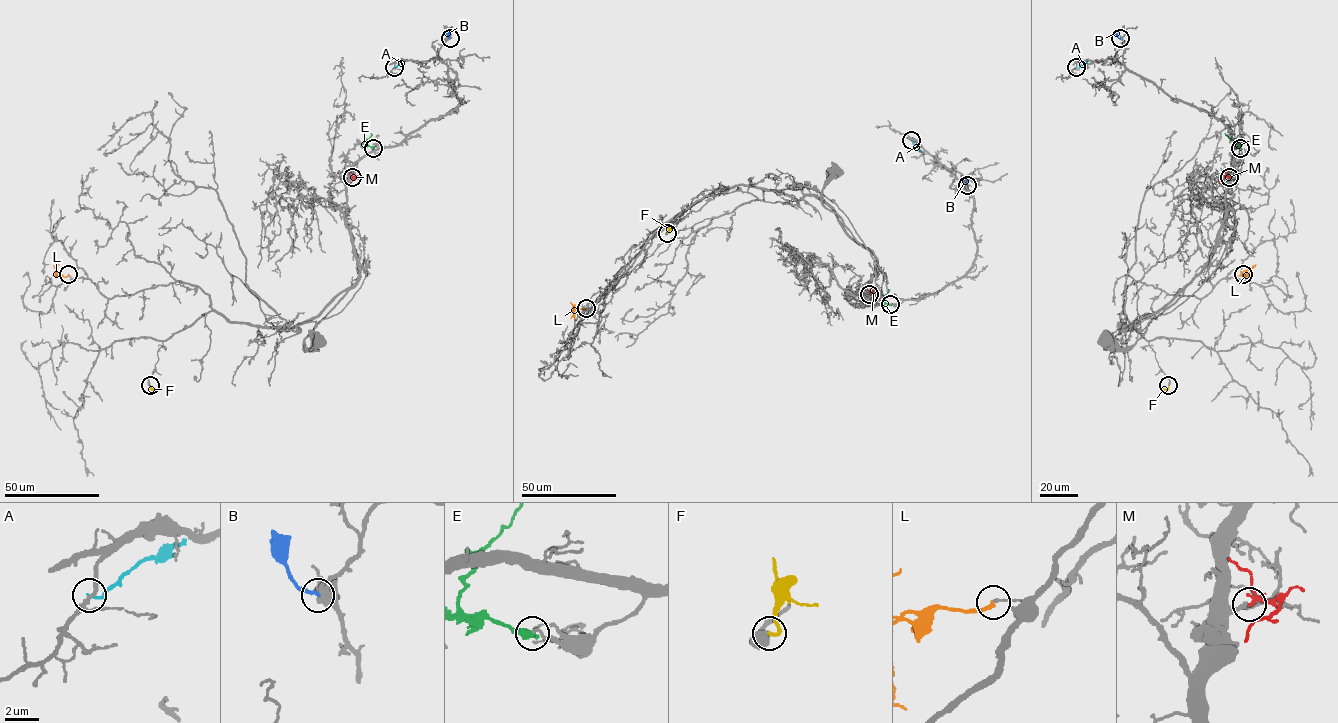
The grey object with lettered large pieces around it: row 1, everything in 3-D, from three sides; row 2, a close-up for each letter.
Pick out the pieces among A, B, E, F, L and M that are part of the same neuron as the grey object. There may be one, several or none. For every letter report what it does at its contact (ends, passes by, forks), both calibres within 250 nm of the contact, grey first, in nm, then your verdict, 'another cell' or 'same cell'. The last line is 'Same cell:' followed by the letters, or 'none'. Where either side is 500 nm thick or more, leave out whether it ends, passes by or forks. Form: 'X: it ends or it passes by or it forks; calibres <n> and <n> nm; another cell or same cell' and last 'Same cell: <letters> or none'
A: it ends; calibres 200 and 180 nm; another cell
B: it ends; calibres 480 and 200 nm; another cell
E: it passes by; calibres 150 and 360 nm; another cell
F: it ends; calibres 460 and 180 nm; same cell
L: it ends; calibres 130 and 240 nm; another cell
M: it passes by; calibres 160 and 170 nm; same cell
Same cell: F, M

